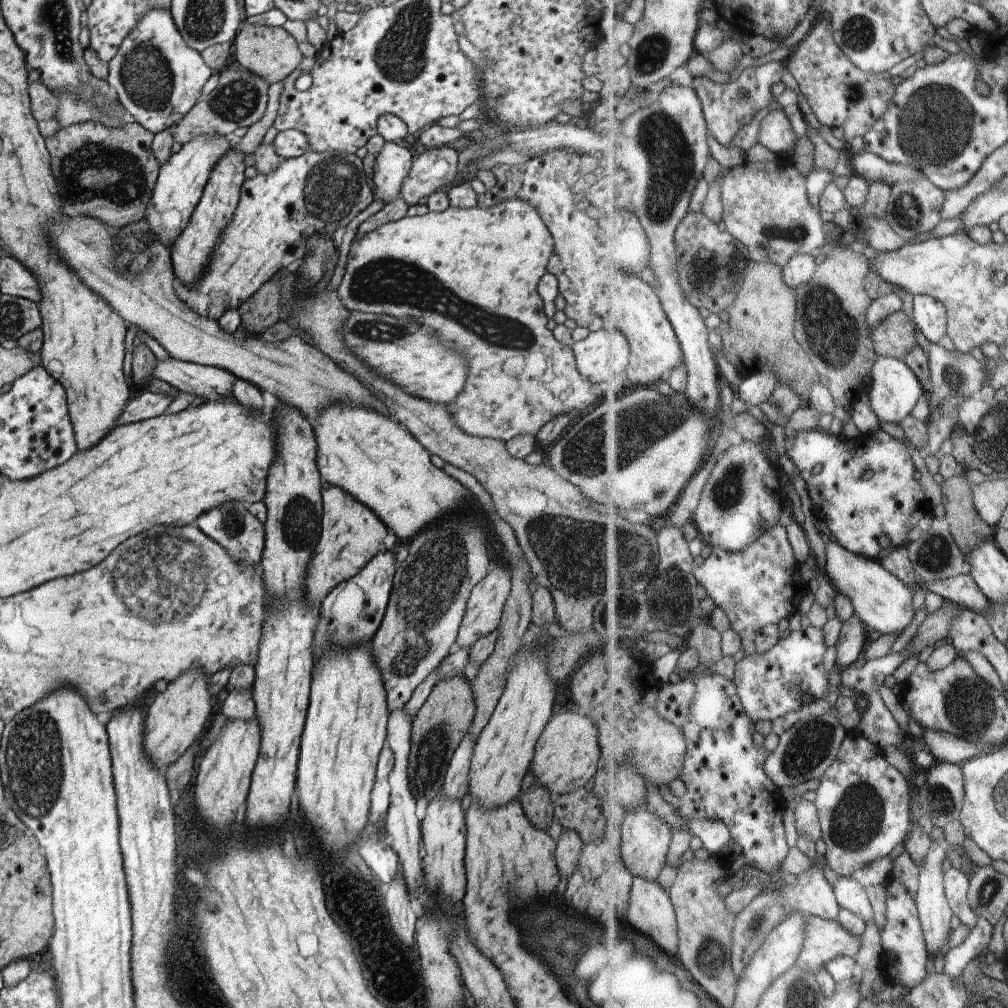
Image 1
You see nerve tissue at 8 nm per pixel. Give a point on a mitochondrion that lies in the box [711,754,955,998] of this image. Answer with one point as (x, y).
(851, 829)

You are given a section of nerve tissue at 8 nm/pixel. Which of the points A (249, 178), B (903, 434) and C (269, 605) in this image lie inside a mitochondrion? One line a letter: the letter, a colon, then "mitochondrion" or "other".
A: other
B: other
C: other

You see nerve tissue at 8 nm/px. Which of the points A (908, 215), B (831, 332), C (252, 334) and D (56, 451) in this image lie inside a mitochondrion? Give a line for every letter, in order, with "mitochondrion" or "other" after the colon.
A: mitochondrion
B: mitochondrion
C: other
D: other

